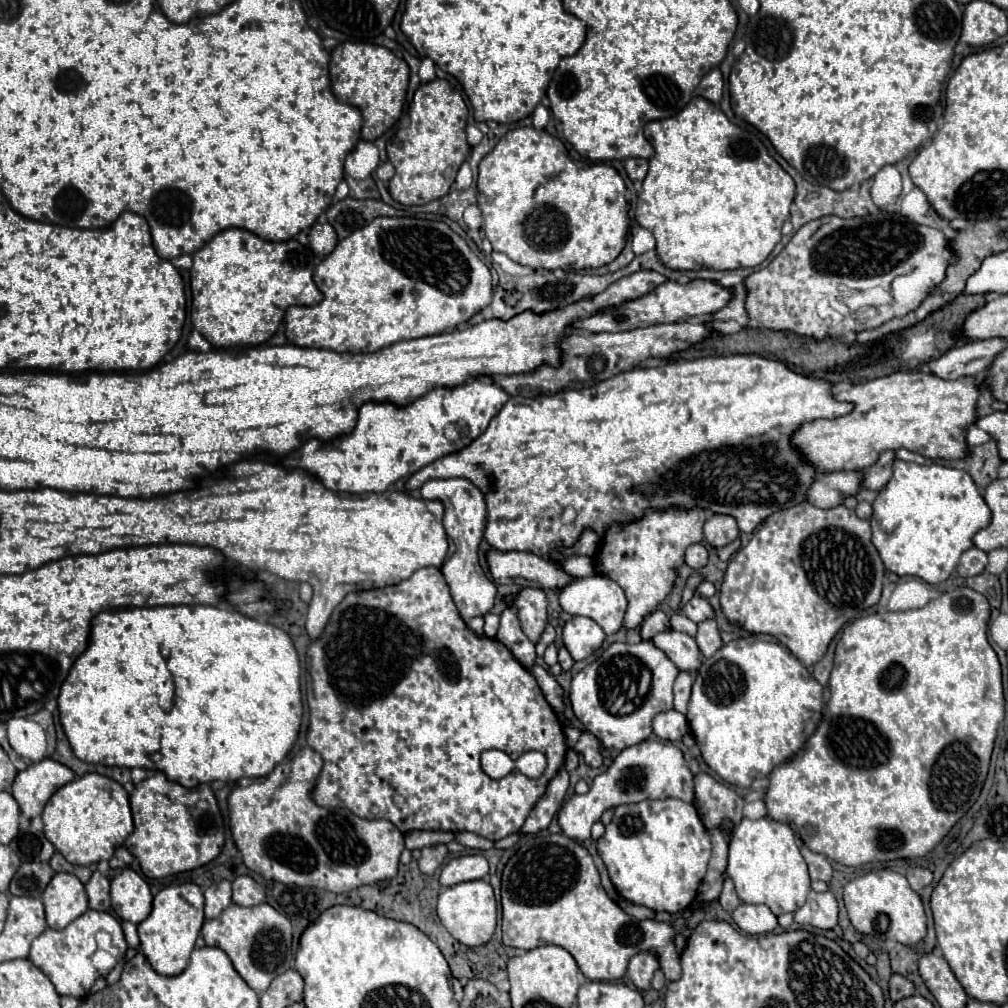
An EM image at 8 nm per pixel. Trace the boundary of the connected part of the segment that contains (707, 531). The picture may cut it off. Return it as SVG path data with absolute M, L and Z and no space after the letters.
M710 516L704 524L704 538L714 548L724 548L738 538L740 530L730 516Z

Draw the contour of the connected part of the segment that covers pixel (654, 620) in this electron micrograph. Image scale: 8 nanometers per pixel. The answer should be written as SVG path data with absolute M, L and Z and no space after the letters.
M654 610L642 624L640 628L640 636L642 640L652 640L656 634L660 632L666 632L670 630L670 622L668 622L668 616L662 612L662 610Z

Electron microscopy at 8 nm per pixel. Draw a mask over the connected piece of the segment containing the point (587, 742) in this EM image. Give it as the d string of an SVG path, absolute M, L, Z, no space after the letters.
M582 732L580 740L574 744L574 750L582 752L588 766L592 766L592 768L602 766L602 746L592 732Z

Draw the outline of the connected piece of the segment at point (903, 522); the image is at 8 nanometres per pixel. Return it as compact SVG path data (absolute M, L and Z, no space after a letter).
M896 460L892 480L872 506L872 542L884 566L898 576L918 576L928 584L944 582L956 570L962 552L972 546L972 536L992 520L968 472L940 464L920 466Z

